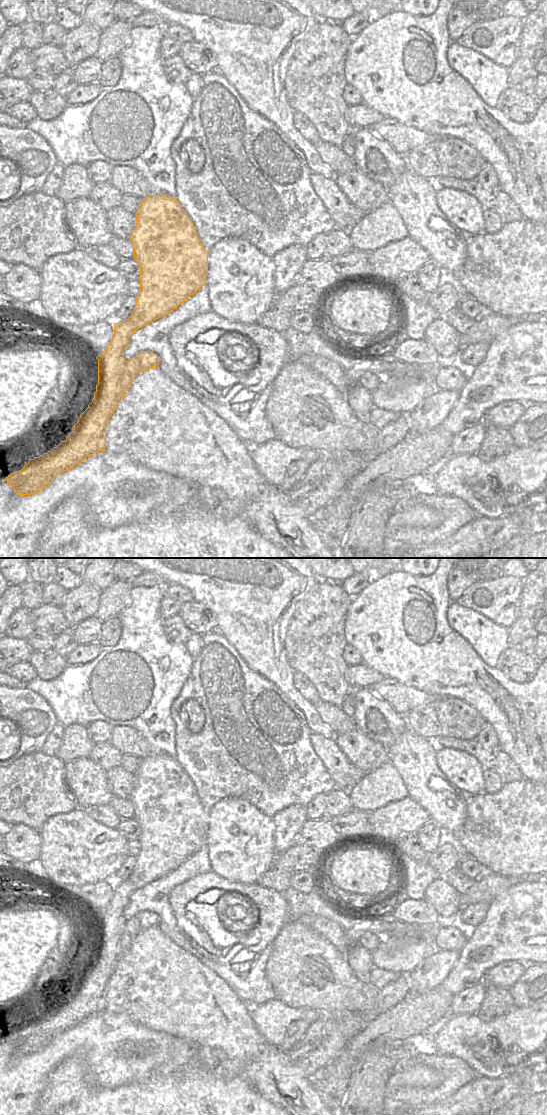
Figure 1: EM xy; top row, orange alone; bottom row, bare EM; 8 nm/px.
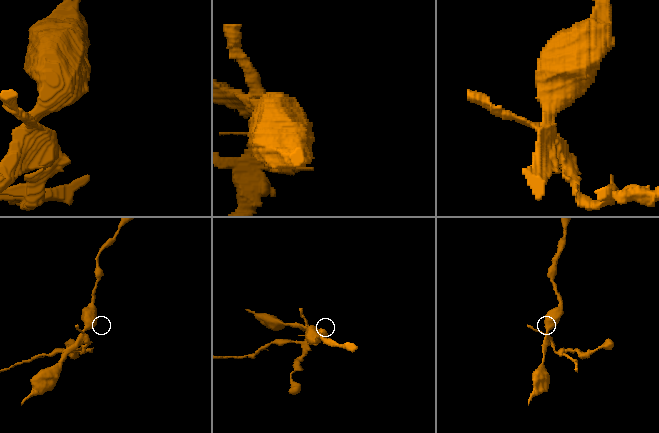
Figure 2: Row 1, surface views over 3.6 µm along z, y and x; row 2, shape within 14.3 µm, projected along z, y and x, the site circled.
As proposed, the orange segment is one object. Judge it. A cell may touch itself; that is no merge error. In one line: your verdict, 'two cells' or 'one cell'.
two cells

